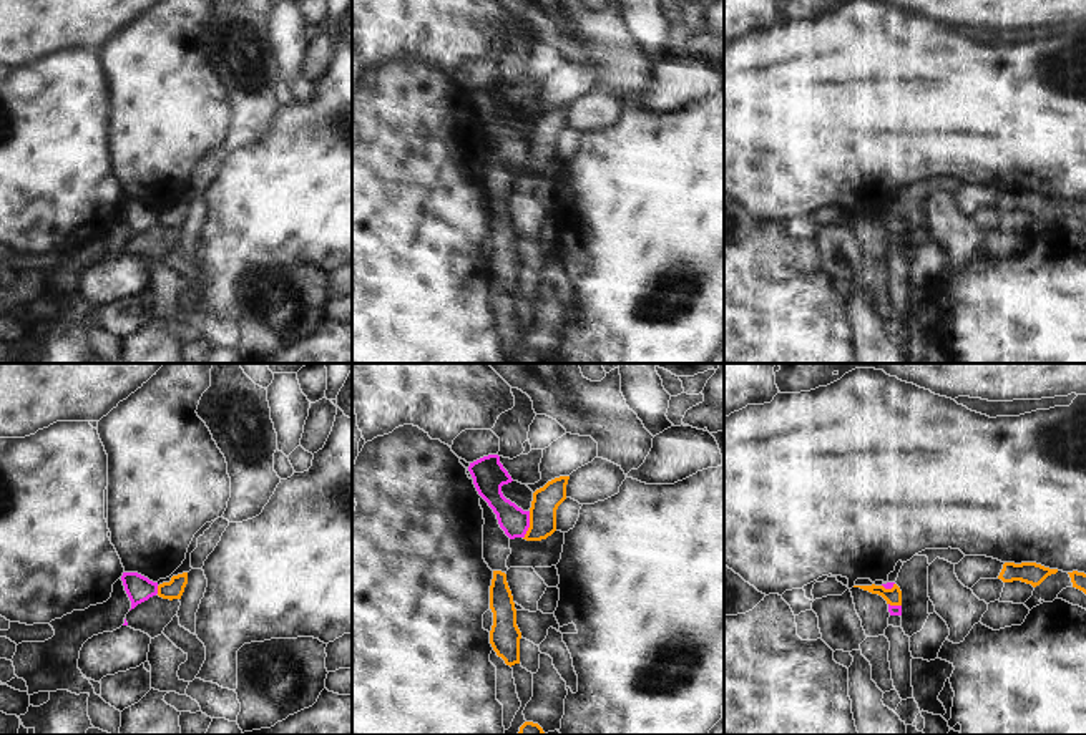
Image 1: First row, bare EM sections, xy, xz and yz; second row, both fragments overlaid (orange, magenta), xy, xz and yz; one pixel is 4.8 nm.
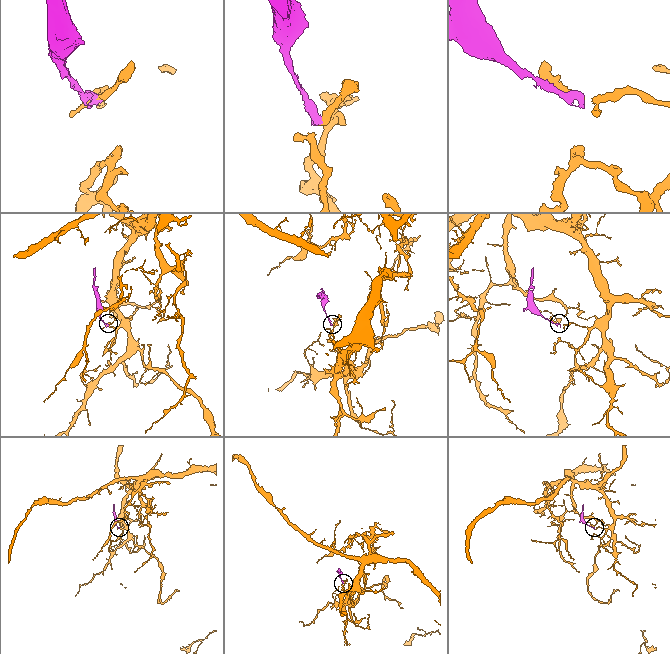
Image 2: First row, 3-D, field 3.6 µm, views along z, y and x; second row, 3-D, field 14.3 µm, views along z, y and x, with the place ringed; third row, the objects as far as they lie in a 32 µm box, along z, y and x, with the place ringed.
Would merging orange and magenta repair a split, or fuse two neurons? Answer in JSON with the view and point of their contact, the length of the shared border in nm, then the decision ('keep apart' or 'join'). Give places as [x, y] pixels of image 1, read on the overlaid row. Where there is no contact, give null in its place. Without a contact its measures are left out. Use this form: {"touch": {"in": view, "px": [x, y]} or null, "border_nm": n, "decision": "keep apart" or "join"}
{"touch": {"in": "xz", "px": [530, 525]}, "border_nm": 140, "decision": "keep apart"}

